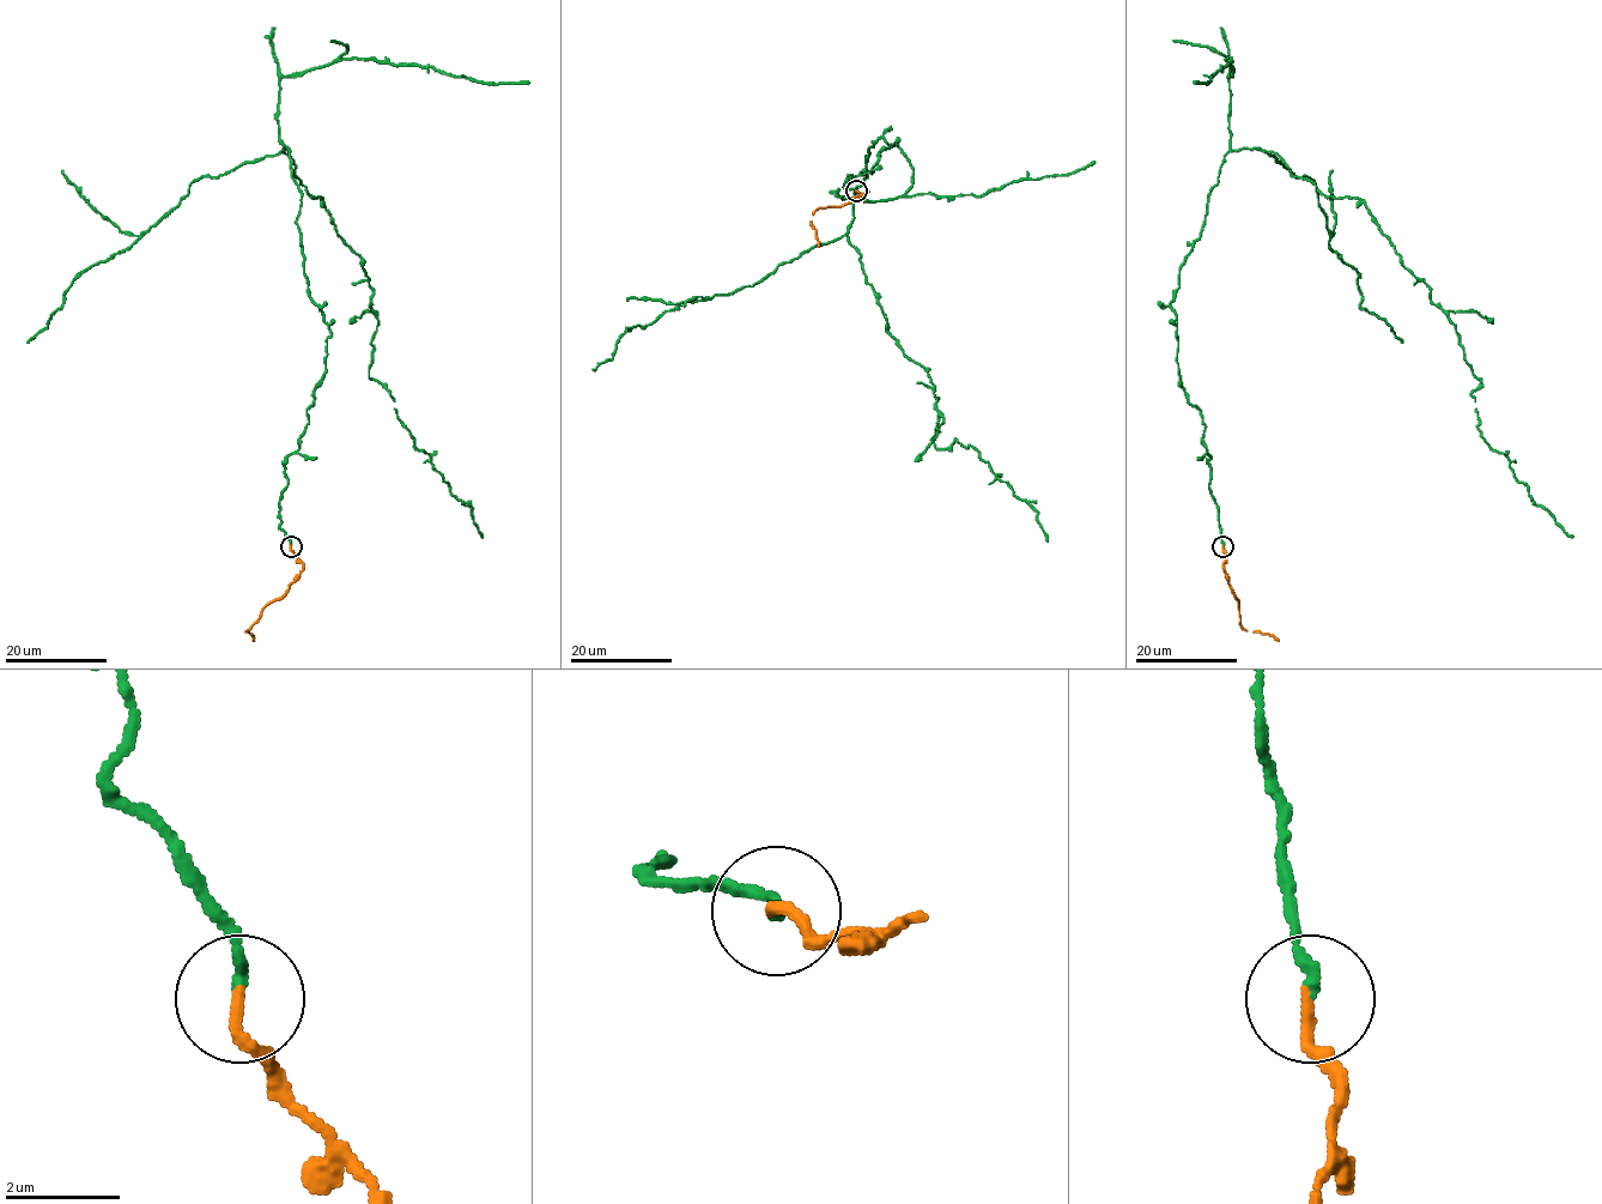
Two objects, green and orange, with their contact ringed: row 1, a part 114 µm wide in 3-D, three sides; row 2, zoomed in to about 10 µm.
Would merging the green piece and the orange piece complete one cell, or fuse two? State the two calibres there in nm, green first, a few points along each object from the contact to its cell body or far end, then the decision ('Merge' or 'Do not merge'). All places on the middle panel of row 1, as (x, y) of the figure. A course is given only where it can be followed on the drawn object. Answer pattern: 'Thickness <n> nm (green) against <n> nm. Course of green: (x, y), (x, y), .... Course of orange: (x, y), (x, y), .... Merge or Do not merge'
Thickness 180 nm (green) against 240 nm. Course of green: (856, 191), (844, 182), (896, 144), (869, 147), (847, 241), (934, 385), (934, 445), (972, 446), (1048, 542). Course of orange: (856, 191), (867, 192), (847, 204), (819, 207), (814, 212), (812, 222), (819, 247). Merge

